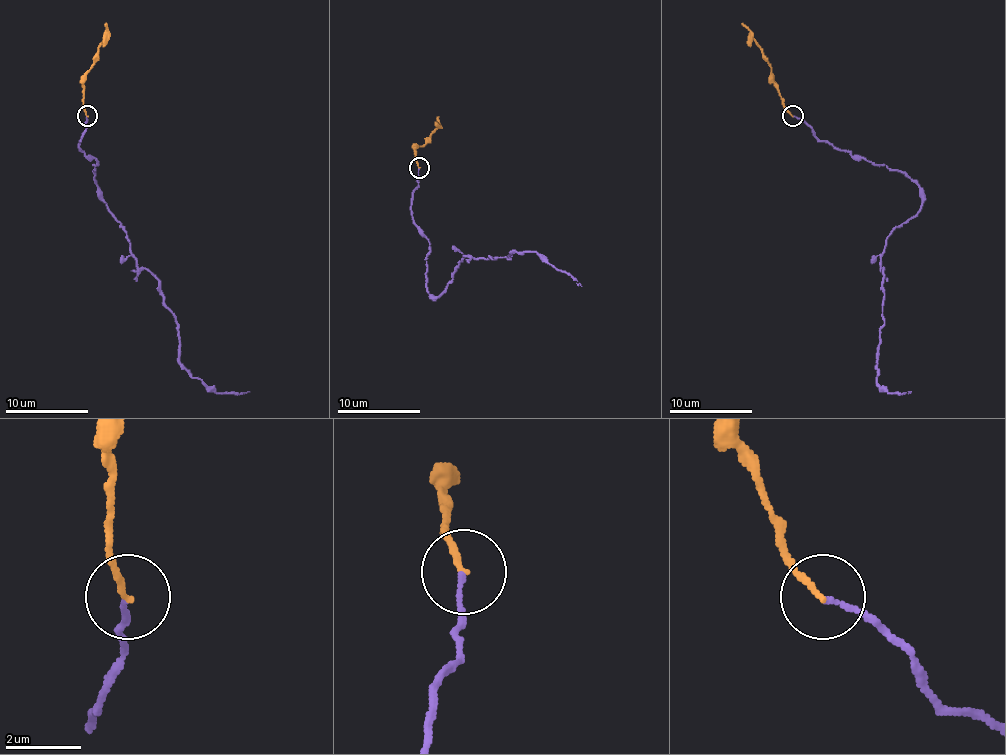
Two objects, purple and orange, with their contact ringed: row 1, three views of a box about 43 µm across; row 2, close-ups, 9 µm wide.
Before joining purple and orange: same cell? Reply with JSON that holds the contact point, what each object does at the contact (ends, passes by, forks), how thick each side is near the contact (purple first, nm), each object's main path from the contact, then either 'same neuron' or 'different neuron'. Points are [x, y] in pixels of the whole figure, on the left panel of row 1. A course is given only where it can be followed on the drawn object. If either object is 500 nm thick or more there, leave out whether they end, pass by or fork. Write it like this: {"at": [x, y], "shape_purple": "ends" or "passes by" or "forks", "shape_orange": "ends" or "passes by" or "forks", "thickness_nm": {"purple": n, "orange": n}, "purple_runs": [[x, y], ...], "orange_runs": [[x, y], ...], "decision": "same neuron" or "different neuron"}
{"at": [87, 115], "shape_purple": "ends", "shape_orange": "ends", "thickness_nm": {"purple": 120, "orange": 150}, "purple_runs": [[88, 115], [79, 148], [98, 163], [98, 196], [137, 266], [158, 280], [178, 363], [218, 392], [249, 392]], "orange_runs": [[88, 115], [83, 109], [83, 76], [104, 41], [106, 22]], "decision": "same neuron"}

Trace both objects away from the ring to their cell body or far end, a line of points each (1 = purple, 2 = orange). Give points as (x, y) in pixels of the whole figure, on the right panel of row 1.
1: (793, 115), (919, 187), (921, 208), (882, 256), (877, 377), (910, 392)
2: (793, 115), (786, 109), (774, 76), (743, 22)

